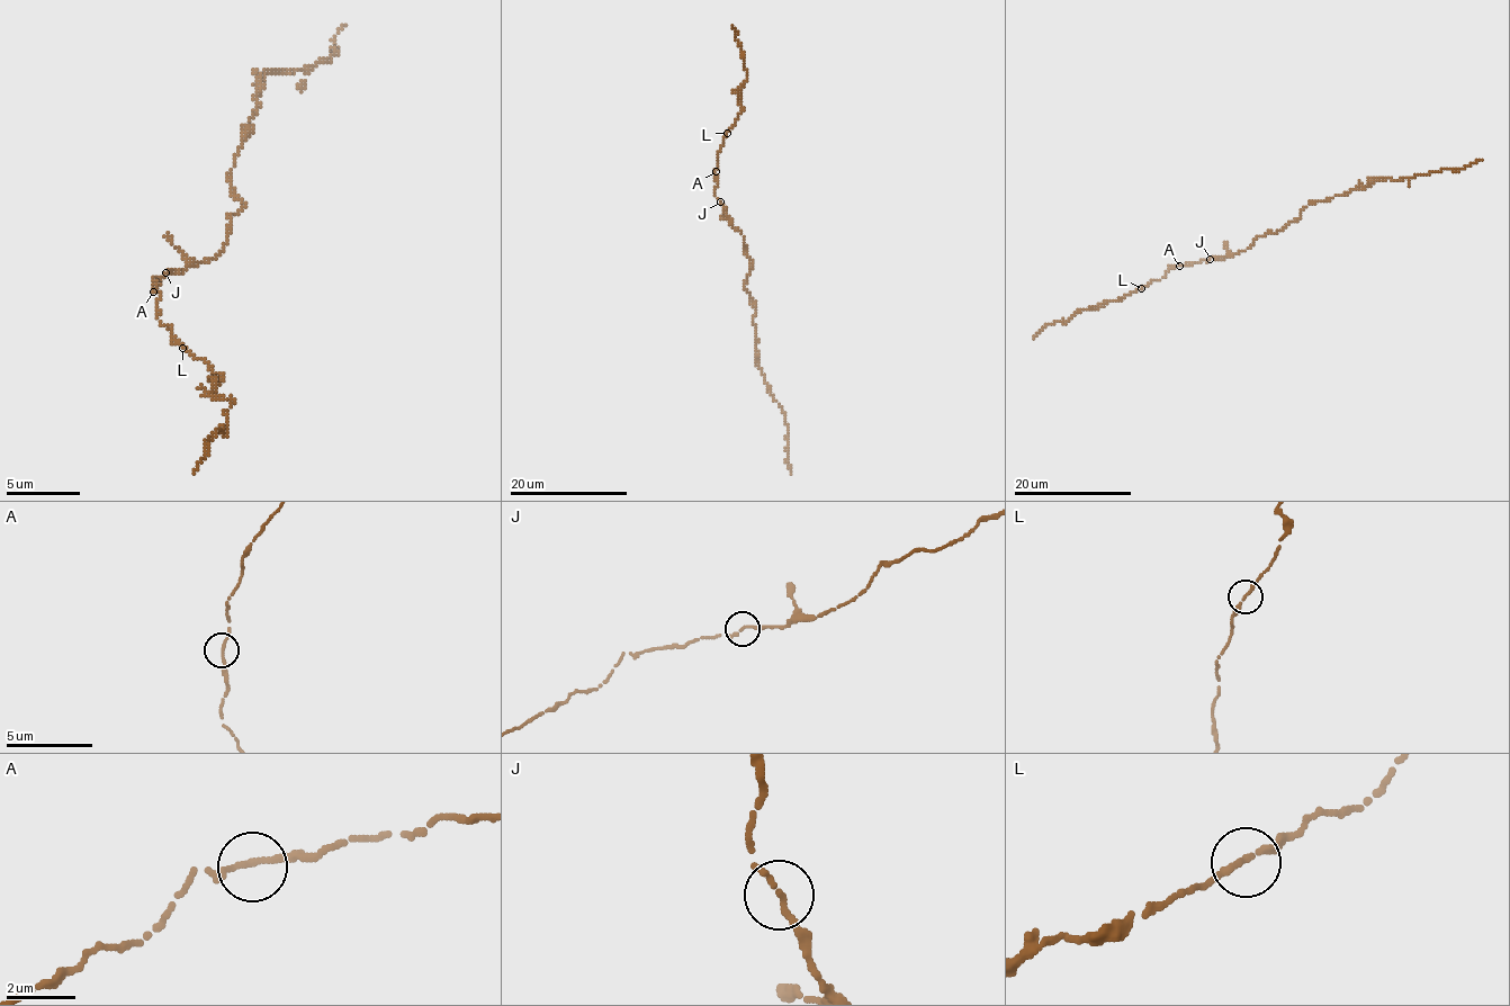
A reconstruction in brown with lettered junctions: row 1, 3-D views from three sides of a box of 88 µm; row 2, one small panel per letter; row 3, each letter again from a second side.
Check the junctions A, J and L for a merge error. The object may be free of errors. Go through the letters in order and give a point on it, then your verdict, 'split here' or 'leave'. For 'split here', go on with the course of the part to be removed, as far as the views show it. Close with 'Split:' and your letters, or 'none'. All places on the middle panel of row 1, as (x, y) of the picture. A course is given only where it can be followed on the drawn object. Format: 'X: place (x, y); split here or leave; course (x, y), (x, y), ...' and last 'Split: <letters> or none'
A: place (716, 171); leave
J: place (720, 201); leave
L: place (727, 133); leave
Split: none

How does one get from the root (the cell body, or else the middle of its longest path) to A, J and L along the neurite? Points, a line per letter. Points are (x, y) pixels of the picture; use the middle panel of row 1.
A: (746, 246), (743, 235), (716, 196), (716, 171)
J: (746, 246), (720, 201)
L: (746, 246), (743, 235), (716, 196), (717, 155), (727, 133)

